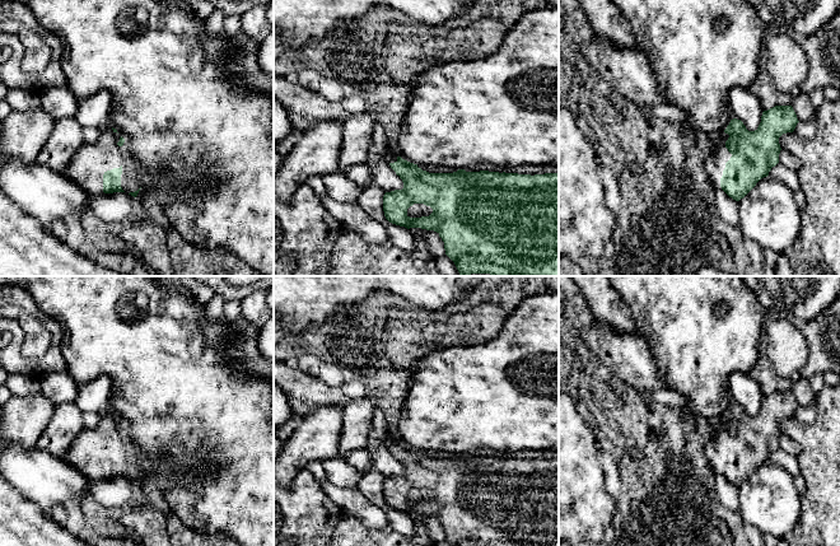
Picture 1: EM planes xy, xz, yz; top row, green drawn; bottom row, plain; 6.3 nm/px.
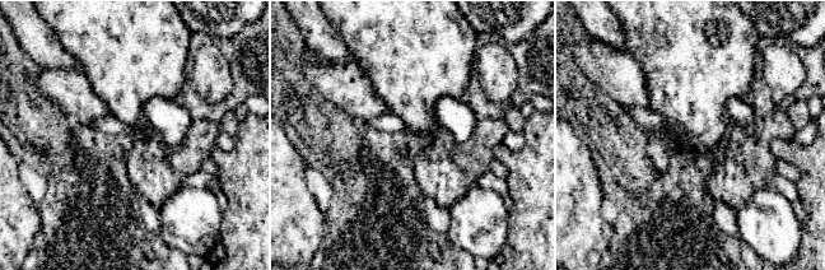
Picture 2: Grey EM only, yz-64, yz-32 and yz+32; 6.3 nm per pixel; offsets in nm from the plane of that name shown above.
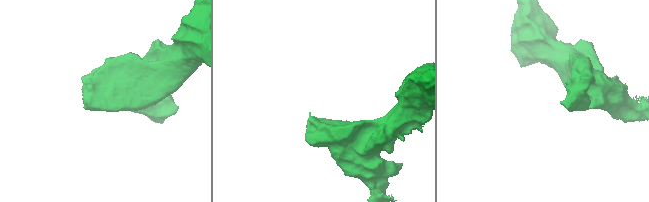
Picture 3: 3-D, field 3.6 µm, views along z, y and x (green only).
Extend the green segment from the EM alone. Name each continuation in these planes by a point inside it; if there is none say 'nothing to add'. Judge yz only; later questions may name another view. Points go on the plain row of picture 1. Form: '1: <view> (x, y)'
1: yz (715, 448)

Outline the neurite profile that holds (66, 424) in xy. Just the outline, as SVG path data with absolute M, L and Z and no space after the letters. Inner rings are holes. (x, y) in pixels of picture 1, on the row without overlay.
M74 401L57 405L36 448L64 457L83 429L83 412Z

